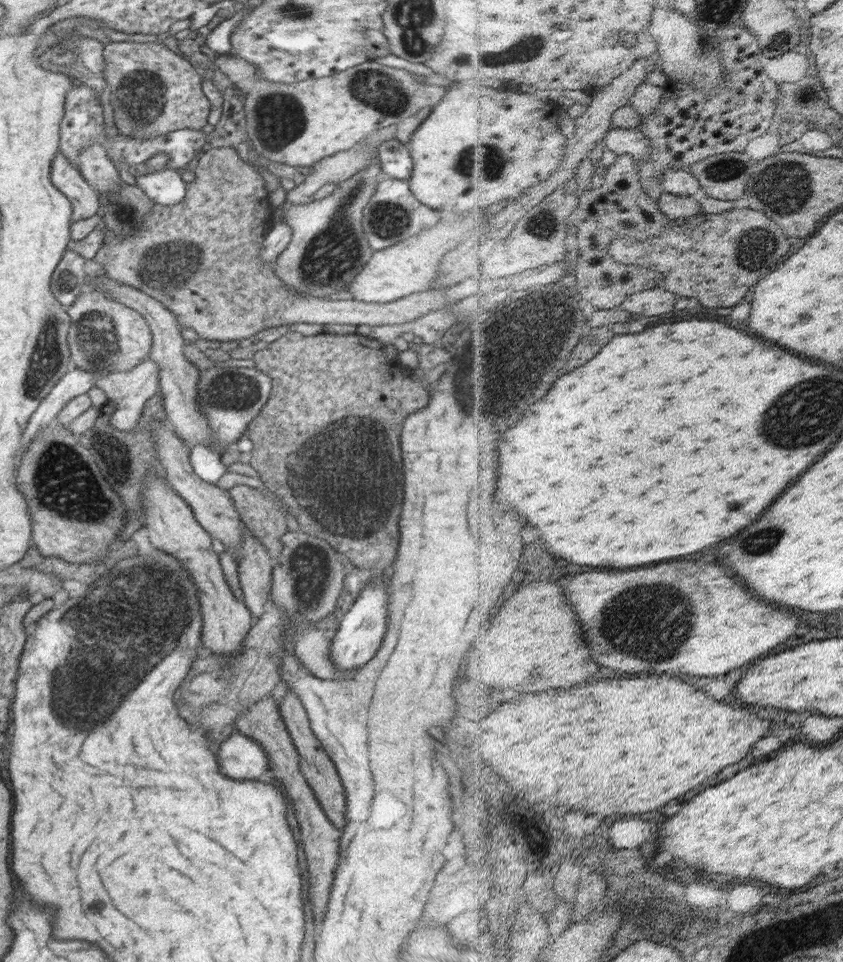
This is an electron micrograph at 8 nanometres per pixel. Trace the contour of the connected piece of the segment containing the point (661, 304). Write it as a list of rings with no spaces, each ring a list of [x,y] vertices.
[[[655,286],[628,297],[622,304],[621,311],[624,315],[637,313],[646,317],[660,316],[676,310],[676,302],[679,298],[679,295],[666,286]]]

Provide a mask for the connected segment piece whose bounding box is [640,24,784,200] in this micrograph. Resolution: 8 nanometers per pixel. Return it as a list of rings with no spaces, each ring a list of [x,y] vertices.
[[[744,24],[719,28],[717,35],[723,48],[723,64],[729,72],[725,87],[708,94],[688,81],[669,80],[668,96],[640,126],[653,142],[652,158],[642,164],[641,179],[648,194],[658,200],[666,190],[663,184],[665,172],[671,168],[689,170],[708,157],[746,150],[752,140],[769,132],[772,120],[778,114],[778,99],[784,92],[780,85],[768,82],[758,38]]]

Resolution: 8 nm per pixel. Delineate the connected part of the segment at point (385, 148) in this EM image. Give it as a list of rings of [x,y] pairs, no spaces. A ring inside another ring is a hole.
[[[388,139],[377,148],[377,154],[384,177],[398,180],[410,178],[413,171],[412,157],[402,142]]]

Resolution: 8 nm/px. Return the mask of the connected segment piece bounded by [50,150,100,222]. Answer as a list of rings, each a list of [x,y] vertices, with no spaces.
[[[60,150],[52,159],[50,176],[52,184],[71,202],[72,221],[84,220],[98,214],[99,193]]]

